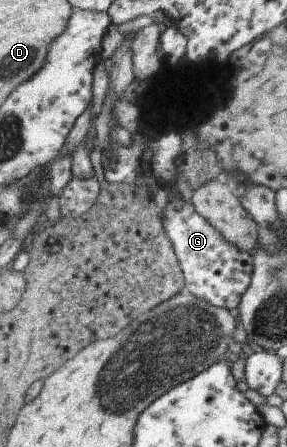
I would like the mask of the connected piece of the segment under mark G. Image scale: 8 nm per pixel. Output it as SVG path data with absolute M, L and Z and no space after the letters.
M175 186L167 196L168 203L162 213L164 231L172 241L172 247L178 256L180 267L184 272L185 287L196 297L210 301L220 309L238 309L243 295L252 285L252 275L255 272L254 257L248 251L232 245L220 229L206 217L202 217L191 202L186 202L177 192Z

